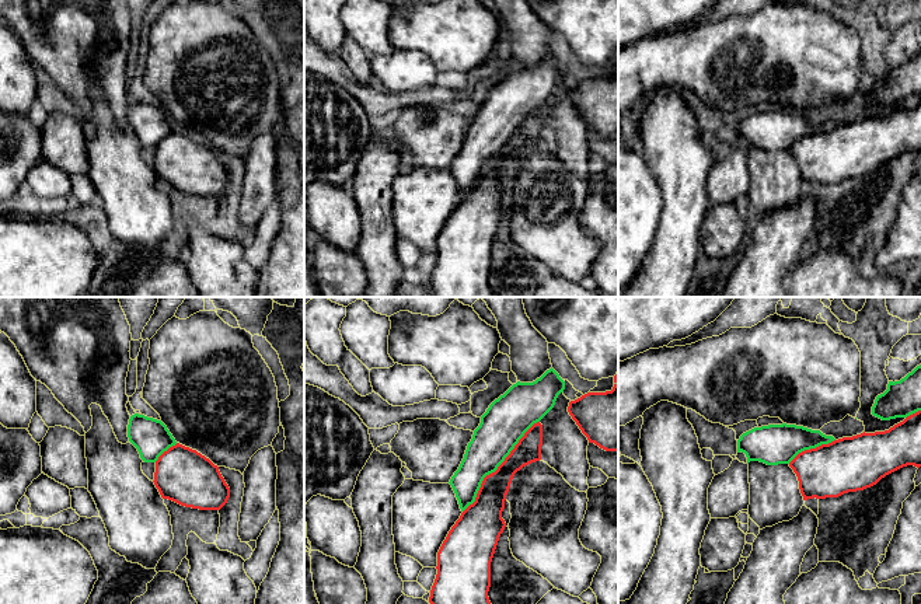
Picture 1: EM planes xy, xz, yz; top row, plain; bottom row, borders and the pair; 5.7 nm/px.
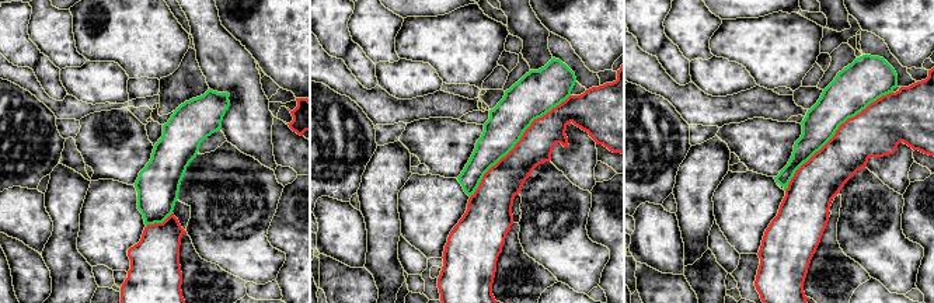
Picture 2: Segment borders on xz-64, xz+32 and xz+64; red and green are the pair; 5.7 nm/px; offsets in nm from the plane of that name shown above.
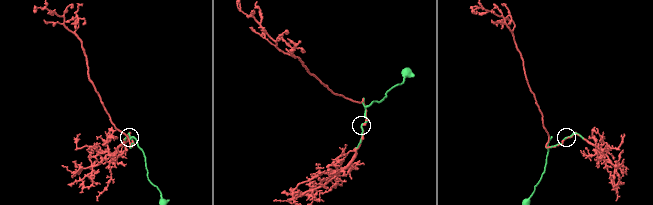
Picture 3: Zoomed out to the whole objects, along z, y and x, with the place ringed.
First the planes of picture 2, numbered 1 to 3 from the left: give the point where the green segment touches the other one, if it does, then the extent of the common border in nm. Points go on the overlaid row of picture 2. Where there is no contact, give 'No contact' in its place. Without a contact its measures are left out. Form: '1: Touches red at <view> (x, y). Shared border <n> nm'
1: Touches red at xz-64 (159, 223). Shared border 170 nm
2: Touches red at xz+32 (518, 142). Shared border 800 nm
3: Touches red at xz+64 (836, 132). Shared border 850 nm

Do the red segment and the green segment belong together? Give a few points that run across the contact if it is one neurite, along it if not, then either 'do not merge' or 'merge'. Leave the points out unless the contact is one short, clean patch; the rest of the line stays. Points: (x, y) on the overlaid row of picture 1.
merge

